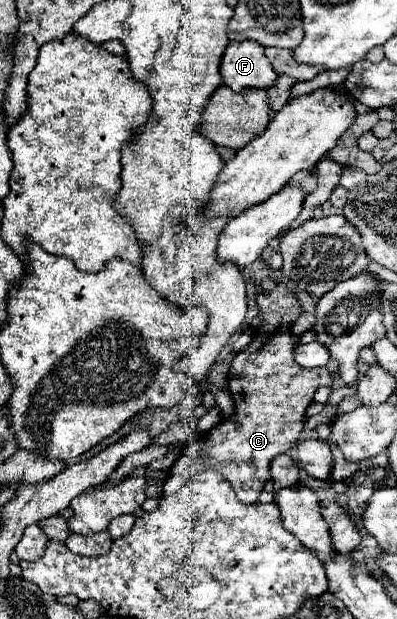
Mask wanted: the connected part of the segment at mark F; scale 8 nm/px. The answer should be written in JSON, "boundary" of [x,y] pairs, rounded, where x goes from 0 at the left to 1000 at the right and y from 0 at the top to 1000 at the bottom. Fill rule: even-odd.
{"boundary":[[[579,66],[559,89],[554,121],[564,137],[589,147],[610,141],[670,144],[700,124],[665,89],[665,76],[645,66]]]}

